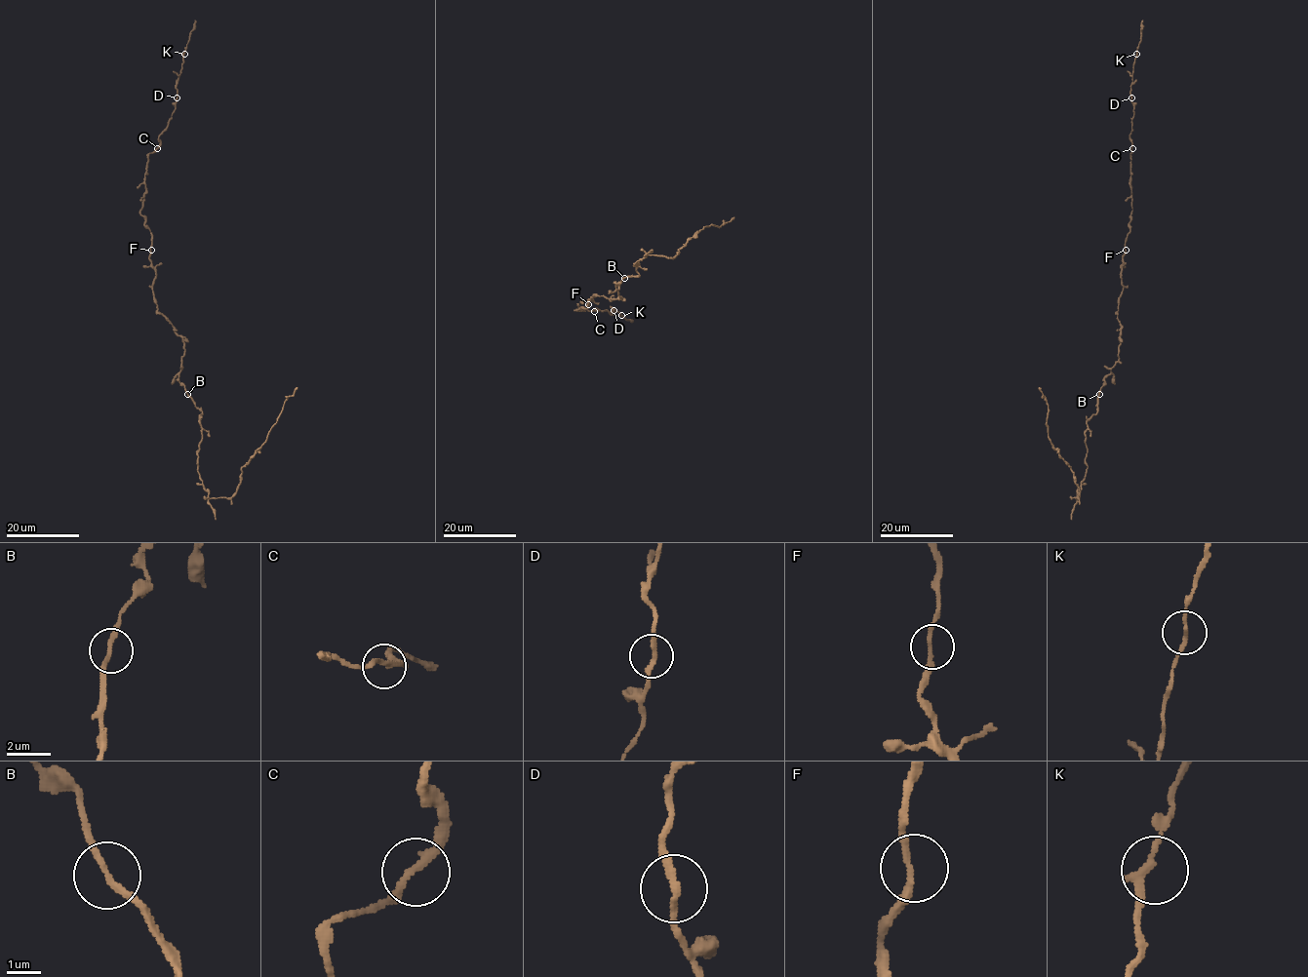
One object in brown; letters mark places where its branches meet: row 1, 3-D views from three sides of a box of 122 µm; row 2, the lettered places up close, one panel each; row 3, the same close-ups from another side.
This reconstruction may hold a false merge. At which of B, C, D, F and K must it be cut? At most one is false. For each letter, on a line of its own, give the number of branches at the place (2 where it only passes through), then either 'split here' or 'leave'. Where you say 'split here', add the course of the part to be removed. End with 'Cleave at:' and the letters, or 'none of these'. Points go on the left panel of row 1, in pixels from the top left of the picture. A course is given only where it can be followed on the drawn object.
B: 2 | split here | (187, 395), (202, 412), (198, 450), (202, 486), (210, 498), (229, 498), (243, 467), (265, 441), (297, 387)
C: 2 | leave
D: 2 | leave
F: 2 | leave
K: 2 | leave
Cleave at: B

